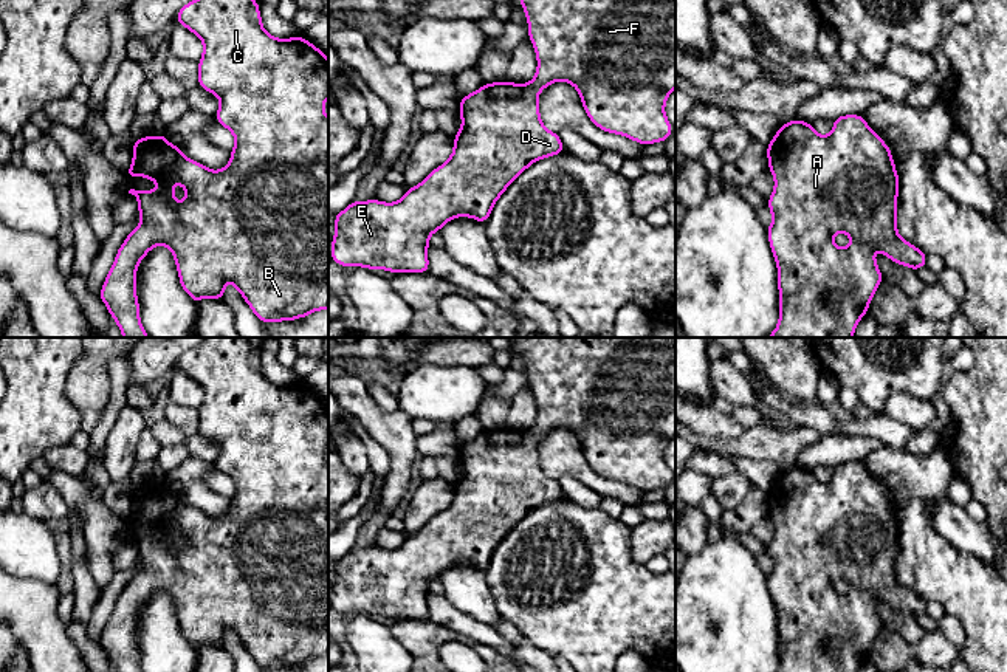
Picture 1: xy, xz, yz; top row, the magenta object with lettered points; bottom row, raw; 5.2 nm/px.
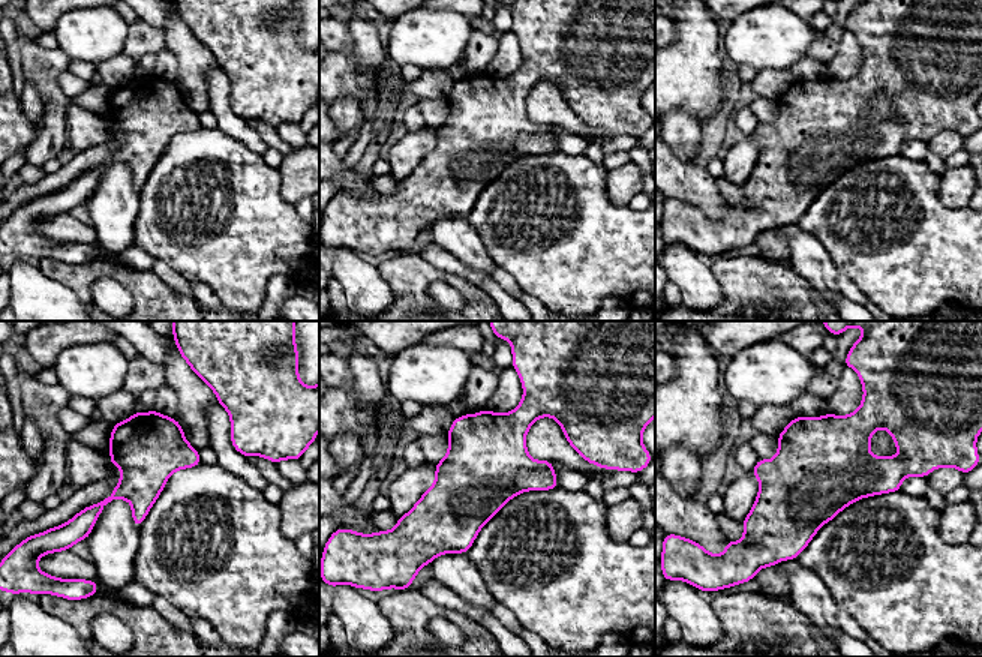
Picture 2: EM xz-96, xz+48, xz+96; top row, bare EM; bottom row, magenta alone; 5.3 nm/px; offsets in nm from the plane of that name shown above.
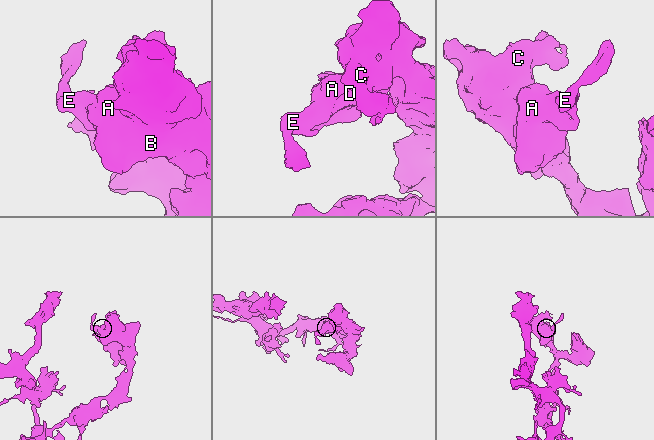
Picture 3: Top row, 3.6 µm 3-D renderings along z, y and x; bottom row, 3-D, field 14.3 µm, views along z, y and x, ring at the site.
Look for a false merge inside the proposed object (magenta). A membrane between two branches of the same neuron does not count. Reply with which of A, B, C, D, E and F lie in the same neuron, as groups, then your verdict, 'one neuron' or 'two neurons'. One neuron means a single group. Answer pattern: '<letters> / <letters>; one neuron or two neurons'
A B C D E F; one neuron

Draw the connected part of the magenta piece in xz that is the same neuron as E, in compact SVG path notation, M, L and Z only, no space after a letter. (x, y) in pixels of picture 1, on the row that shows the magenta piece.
M521 0L528 22L528 37L538 57L536 74L528 84L494 82L466 94L460 101L462 127L454 136L452 155L420 184L406 190L401 200L353 201L335 218L332 260L341 266L386 269L394 274L429 271L428 246L432 232L451 218L471 217L485 223L494 203L519 173L534 161L562 153L558 133L545 129L539 115L538 94L556 81L572 84L589 119L601 130L623 135L643 146L666 141L671 122L665 104L675 88L675 0Z

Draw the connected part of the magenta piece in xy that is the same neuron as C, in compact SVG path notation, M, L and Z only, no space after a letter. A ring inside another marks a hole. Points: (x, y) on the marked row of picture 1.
M192 0L184 5L175 20L178 20L186 29L197 34L203 42L203 56L198 60L198 85L206 91L215 94L220 99L220 107L215 115L223 127L226 127L235 138L235 146L231 150L231 161L222 170L209 170L206 166L189 159L183 155L181 147L172 146L164 133L158 136L144 136L133 141L133 161L130 169L124 173L127 178L135 175L153 180L158 184L156 192L149 189L135 190L130 189L129 194L138 198L138 214L143 221L127 235L124 243L119 246L115 257L113 266L110 268L99 297L107 305L110 316L118 324L124 338L149 338L139 321L139 303L136 297L136 269L138 263L146 257L146 254L158 246L167 246L175 259L178 277L181 288L191 296L191 299L198 303L204 297L220 299L225 296L225 283L231 282L249 308L254 311L257 319L263 322L279 322L293 321L299 317L307 317L313 311L321 311L328 308L328 116L324 113L324 104L328 99L328 59L325 54L310 43L305 37L291 39L276 39L268 34L262 26L262 17L259 11L259 3L256 0ZM174 183L180 183L186 190L186 200L178 203L174 197Z

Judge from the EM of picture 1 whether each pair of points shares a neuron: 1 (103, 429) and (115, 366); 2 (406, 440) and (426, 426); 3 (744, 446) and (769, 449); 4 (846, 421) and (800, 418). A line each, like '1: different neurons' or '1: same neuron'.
1: same neuron
2: different neurons
3: same neuron
4: same neuron

